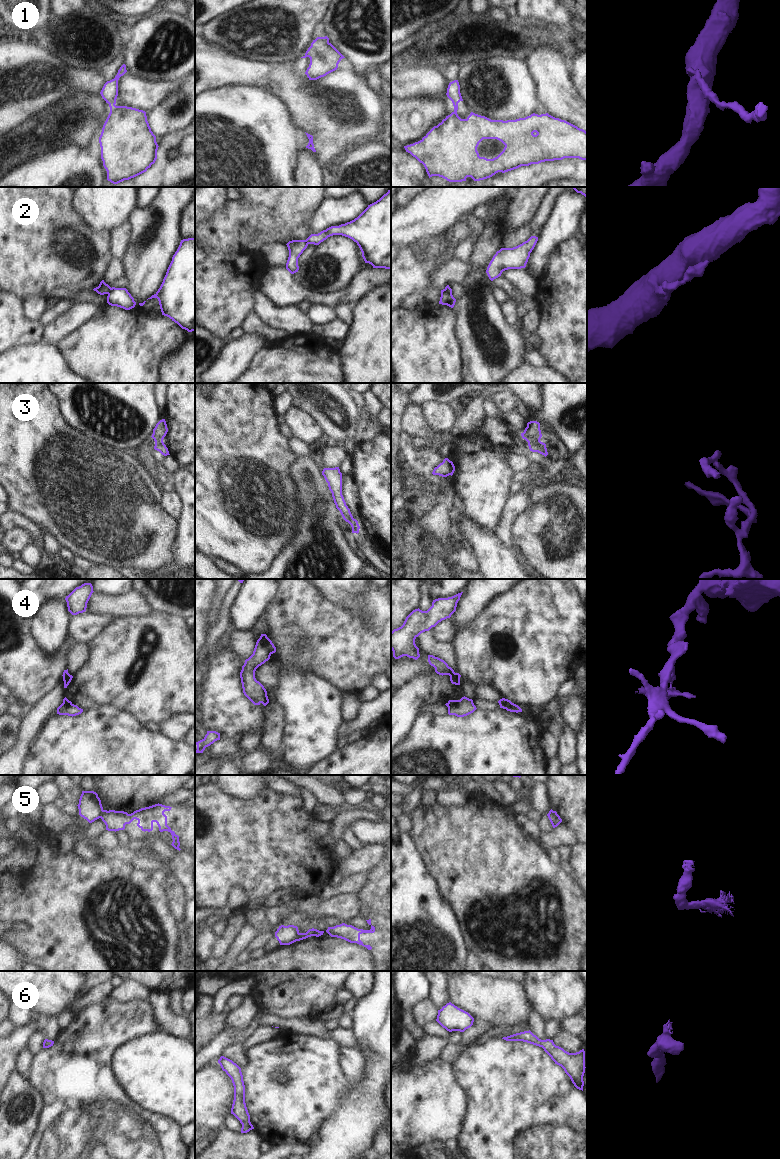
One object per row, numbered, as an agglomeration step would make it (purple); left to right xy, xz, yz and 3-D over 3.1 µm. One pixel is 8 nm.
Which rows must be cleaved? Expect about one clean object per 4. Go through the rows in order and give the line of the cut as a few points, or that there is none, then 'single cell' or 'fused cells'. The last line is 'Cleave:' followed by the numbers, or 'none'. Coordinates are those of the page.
1: cut in xy along (115, 105), (110, 111); fused cells
2: cut in xy along (111, 288), (107, 293); fused cells
3: cut in yz along (539, 440), (533, 440), (528, 443); fused cells
4: cut in yz along (460, 700), (448, 708); fused cells
5: cut in xy along (104, 810), (99, 817); fused cells
6: no cut; single cell
Cleave: 1, 2, 3, 4, 5

